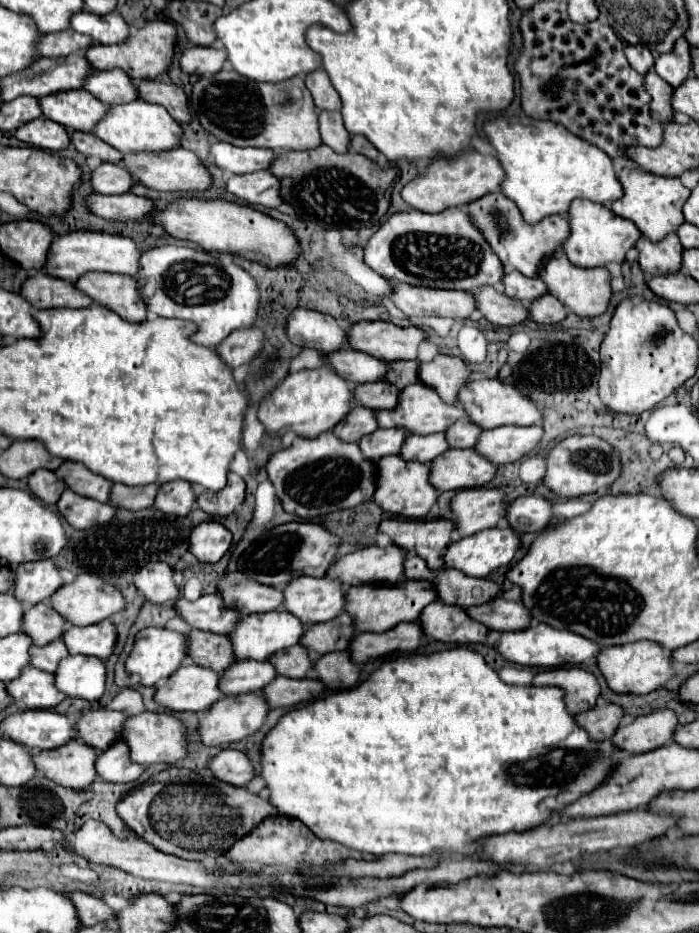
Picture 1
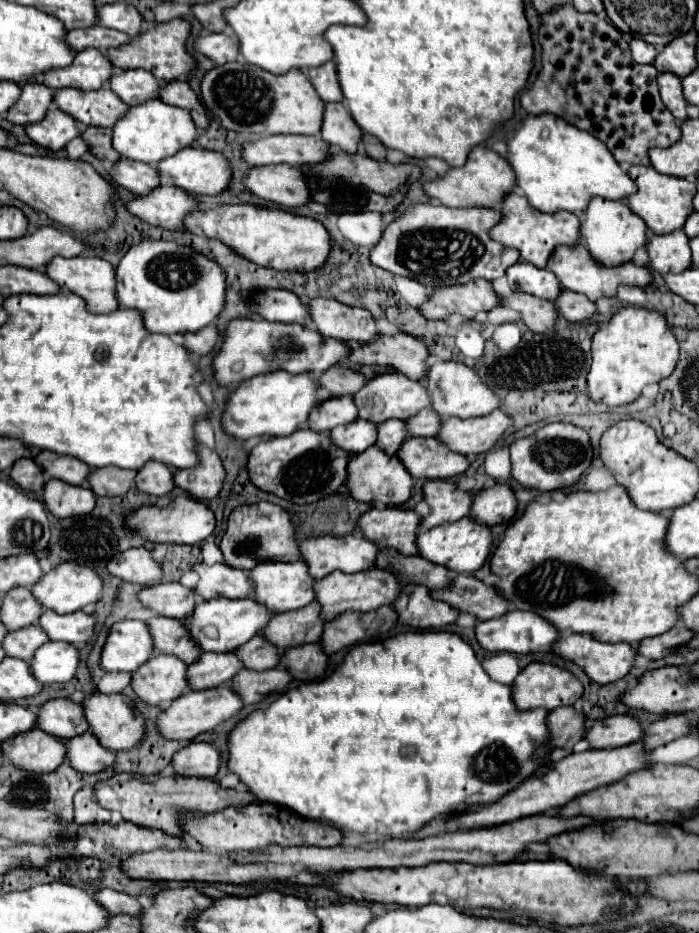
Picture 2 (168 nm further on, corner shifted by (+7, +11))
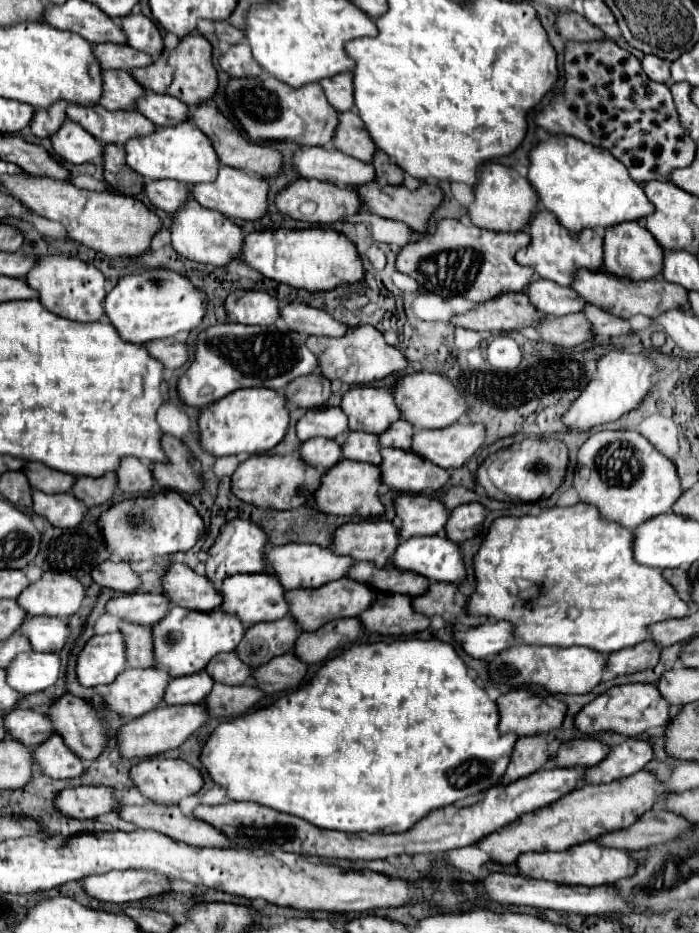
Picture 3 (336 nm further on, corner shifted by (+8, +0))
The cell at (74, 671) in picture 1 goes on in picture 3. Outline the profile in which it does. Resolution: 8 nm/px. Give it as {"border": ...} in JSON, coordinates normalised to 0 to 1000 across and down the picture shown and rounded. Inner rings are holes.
{"border":[[[36,698],[27,700],[24,706],[19,706],[7,719],[10,719],[10,732],[21,741],[41,745],[79,734],[84,717],[87,711],[82,700]]]}

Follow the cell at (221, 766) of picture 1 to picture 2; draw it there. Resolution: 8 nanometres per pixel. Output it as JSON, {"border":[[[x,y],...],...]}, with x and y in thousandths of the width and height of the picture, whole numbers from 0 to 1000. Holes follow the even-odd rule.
{"border":[[[275,795],[249,808],[246,821],[252,830],[263,832],[292,832],[306,834],[318,819],[315,806],[298,795]]]}

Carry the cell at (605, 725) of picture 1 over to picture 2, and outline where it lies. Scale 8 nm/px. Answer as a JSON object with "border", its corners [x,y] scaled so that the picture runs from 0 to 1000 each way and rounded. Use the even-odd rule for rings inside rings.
{"border":[[[804,757],[787,763],[784,776],[787,785],[793,789],[793,802],[818,802],[824,795],[830,795],[838,789],[838,780],[833,778],[838,774],[835,763],[821,761],[818,757]]]}

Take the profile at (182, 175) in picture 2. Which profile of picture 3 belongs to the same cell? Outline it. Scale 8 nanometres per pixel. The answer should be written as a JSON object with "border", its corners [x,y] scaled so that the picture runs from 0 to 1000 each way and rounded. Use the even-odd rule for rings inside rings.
{"border":[[[319,177],[310,192],[305,196],[285,196],[273,200],[276,213],[282,213],[290,222],[308,224],[325,233],[348,235],[348,237],[368,237],[382,230],[385,224],[385,196],[376,190],[368,190],[362,185],[333,181]]]}

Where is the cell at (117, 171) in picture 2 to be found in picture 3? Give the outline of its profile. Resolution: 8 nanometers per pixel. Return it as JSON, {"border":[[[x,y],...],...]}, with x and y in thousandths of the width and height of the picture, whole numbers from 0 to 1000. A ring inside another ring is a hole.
{"border":[[[233,192],[233,194],[210,196],[207,209],[213,211],[213,215],[225,224],[230,224],[230,226],[236,226],[242,230],[253,228],[265,220],[265,215],[273,213],[270,198],[262,198],[262,196],[247,194],[247,192]]]}

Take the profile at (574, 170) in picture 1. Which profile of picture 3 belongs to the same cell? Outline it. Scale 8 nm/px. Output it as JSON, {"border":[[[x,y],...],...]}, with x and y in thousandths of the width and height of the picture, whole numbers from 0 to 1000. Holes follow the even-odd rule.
{"border":[[[788,145],[783,151],[774,151],[760,164],[757,164],[760,177],[757,177],[757,194],[771,207],[774,218],[797,230],[800,239],[808,241],[814,248],[834,248],[834,245],[871,245],[880,239],[888,237],[917,237],[923,230],[934,228],[937,222],[926,213],[917,198],[911,198],[894,177],[880,170],[871,162],[863,158],[851,158],[845,153],[828,151],[814,145]]]}

